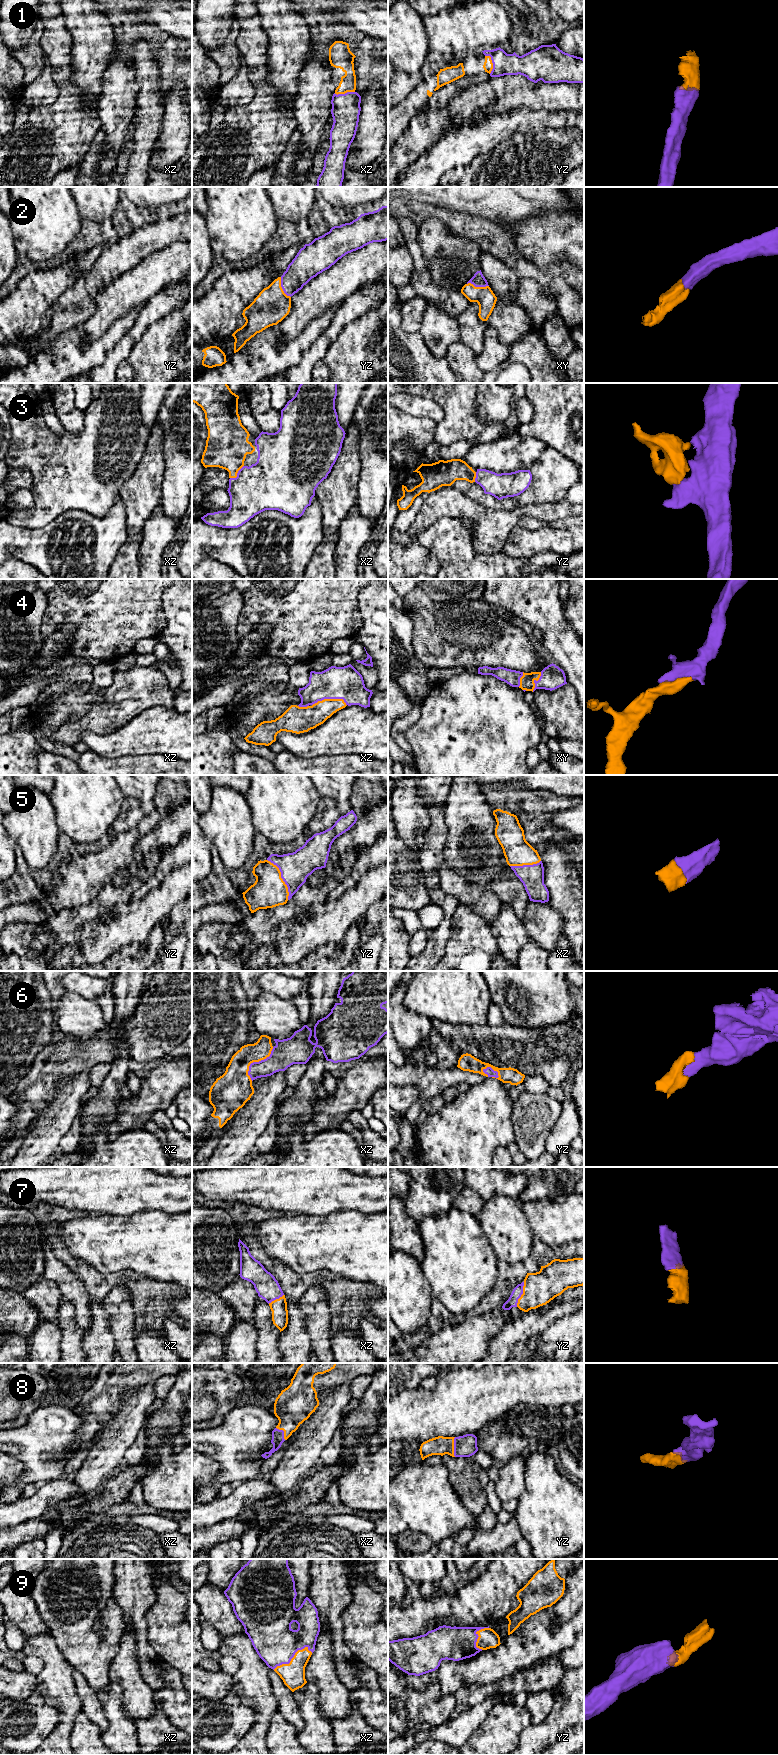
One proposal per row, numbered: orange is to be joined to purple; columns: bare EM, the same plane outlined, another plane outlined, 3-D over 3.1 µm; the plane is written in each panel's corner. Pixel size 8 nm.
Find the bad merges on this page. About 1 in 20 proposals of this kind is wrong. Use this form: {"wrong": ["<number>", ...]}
{"wrong": []}

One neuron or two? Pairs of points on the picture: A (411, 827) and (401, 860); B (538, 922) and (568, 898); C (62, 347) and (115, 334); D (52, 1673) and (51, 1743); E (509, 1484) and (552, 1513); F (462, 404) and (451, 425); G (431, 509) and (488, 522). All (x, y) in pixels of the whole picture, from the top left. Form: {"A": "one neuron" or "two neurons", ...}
{"A": "two neurons", "B": "two neurons", "C": "one neuron", "D": "one neuron", "E": "two neurons", "F": "one neuron", "G": "one neuron"}

